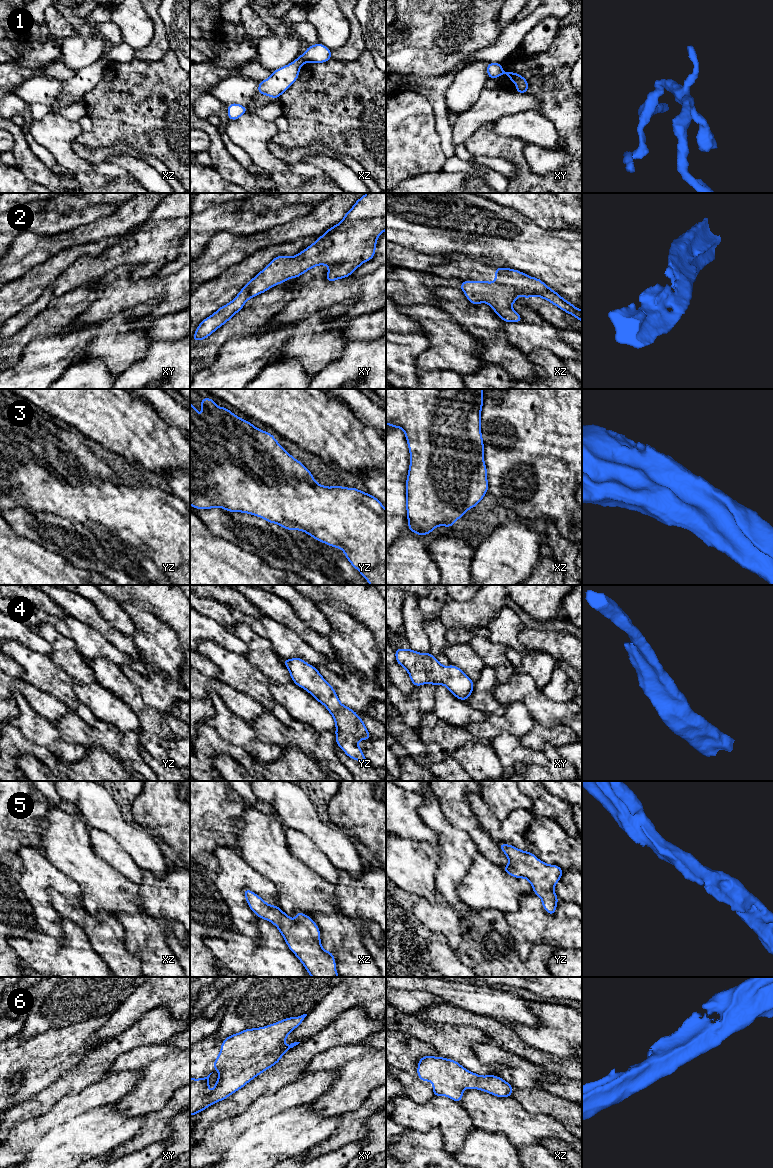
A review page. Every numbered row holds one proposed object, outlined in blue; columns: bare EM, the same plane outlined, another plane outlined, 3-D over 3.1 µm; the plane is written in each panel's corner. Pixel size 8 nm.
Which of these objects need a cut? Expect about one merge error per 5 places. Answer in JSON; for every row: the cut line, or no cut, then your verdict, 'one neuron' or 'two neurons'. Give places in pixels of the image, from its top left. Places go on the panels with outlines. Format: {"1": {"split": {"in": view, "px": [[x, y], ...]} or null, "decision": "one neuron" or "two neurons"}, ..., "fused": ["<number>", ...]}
{"1": {"split": null, "decision": "one neuron"}, "2": {"split": null, "decision": "one neuron"}, "3": {"split": null, "decision": "one neuron"}, "4": {"split": null, "decision": "one neuron"}, "5": {"split": null, "decision": "one neuron"}, "6": {"split": null, "decision": "one neuron"}, "fused": []}

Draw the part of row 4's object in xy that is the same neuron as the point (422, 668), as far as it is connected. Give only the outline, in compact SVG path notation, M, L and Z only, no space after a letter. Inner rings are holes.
M412 649L395 650L396 662L403 666L414 686L425 683L445 685L456 698L466 701L473 691L473 681L457 666L443 666L430 652L422 654Z

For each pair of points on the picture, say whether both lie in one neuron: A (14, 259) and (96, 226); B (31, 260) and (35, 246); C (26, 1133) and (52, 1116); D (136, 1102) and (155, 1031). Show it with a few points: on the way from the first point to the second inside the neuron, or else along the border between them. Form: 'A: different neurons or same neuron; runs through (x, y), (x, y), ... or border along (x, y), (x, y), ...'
A: same neuron; runs through (34, 249), (48, 247), (76, 236)
B: same neuron; runs through (31, 257), (32, 249)
C: same neuron; runs through (32, 1130), (46, 1122)
D: different neurons; border along (165, 1042), (138, 1045), (129, 1050)

